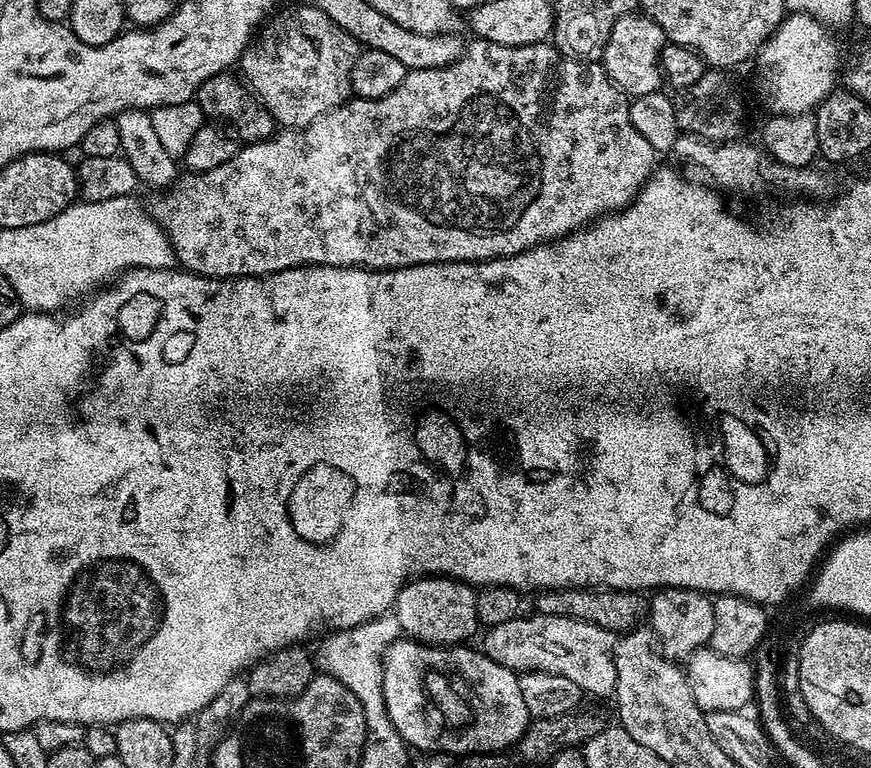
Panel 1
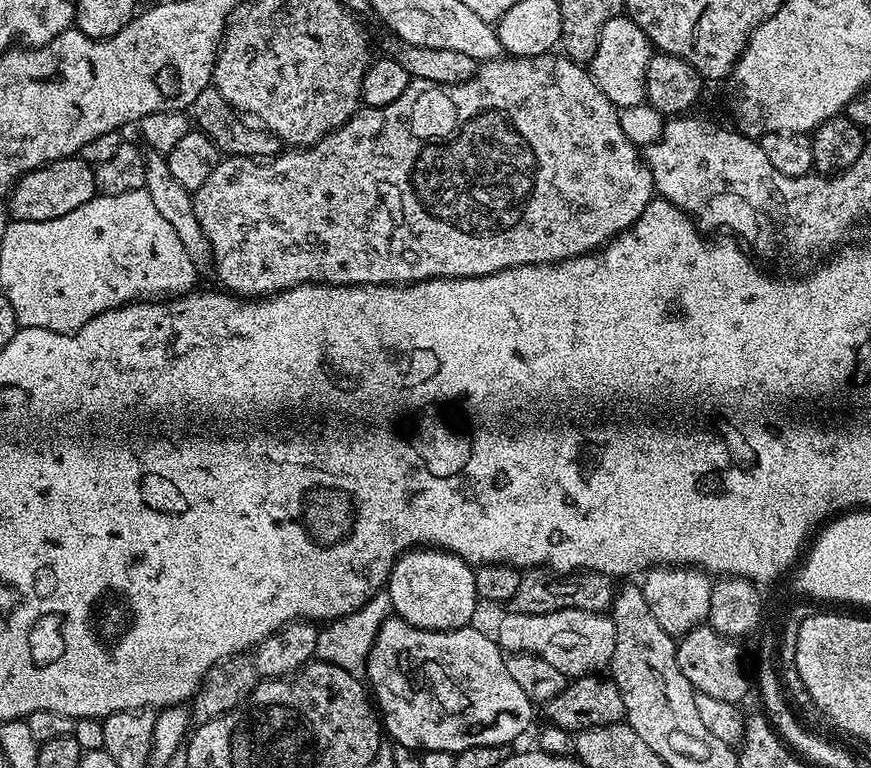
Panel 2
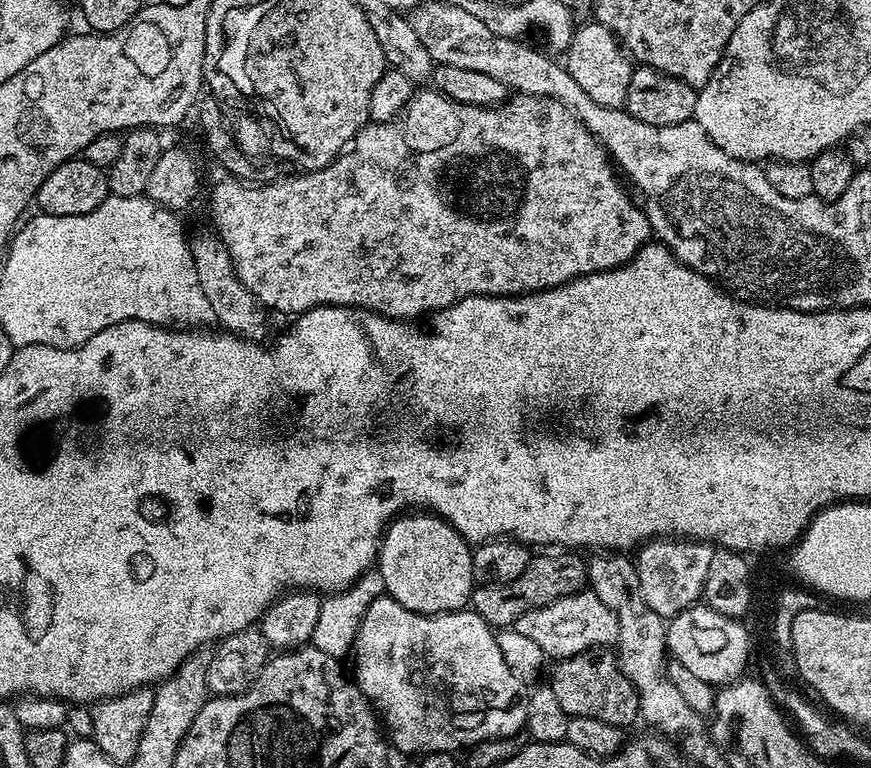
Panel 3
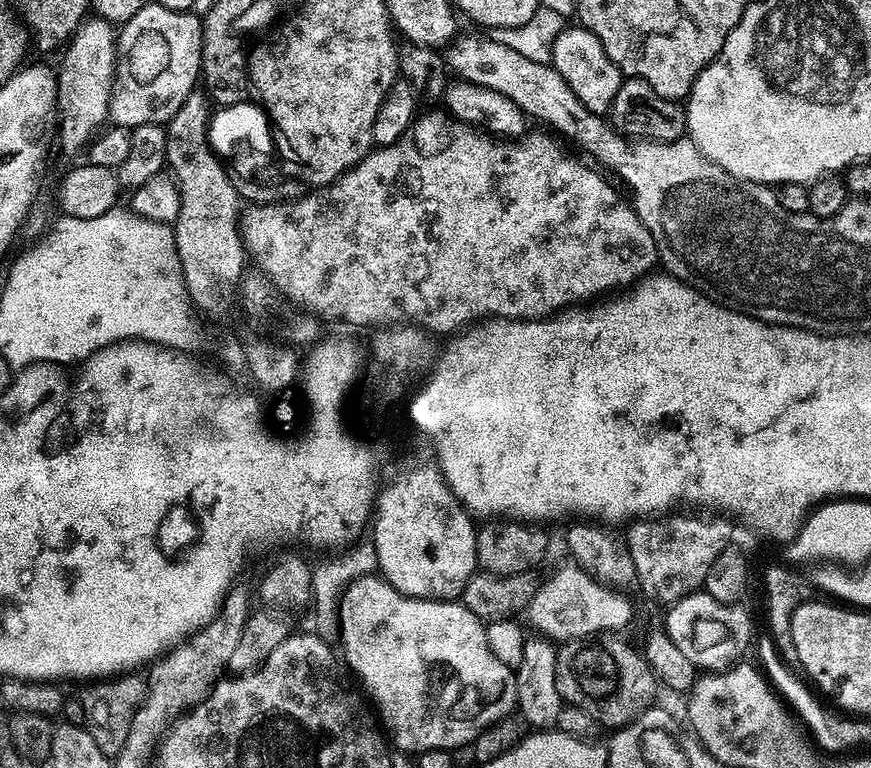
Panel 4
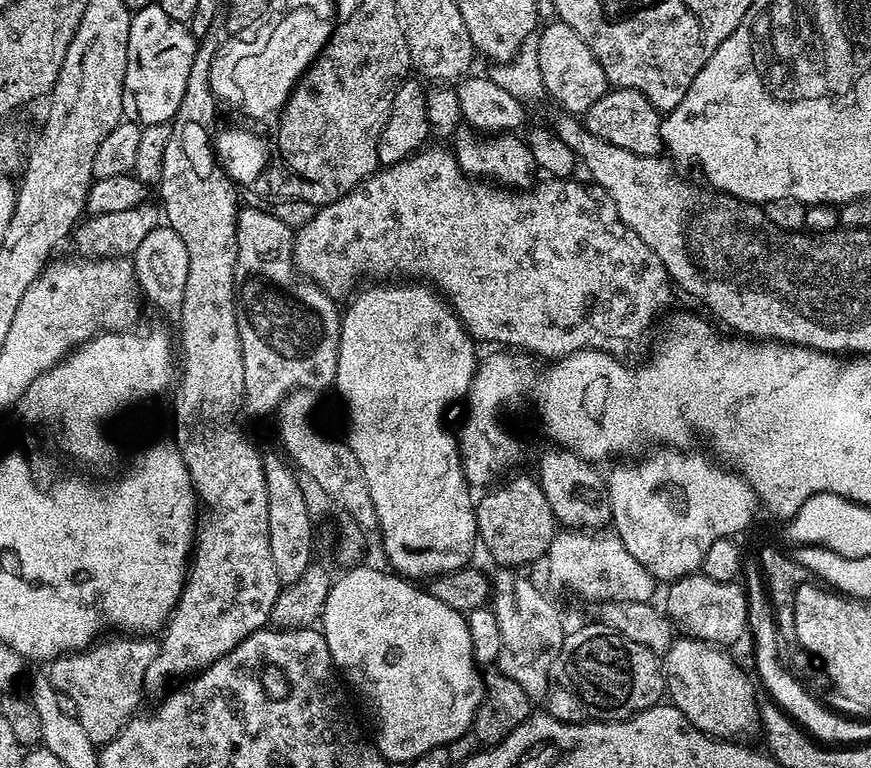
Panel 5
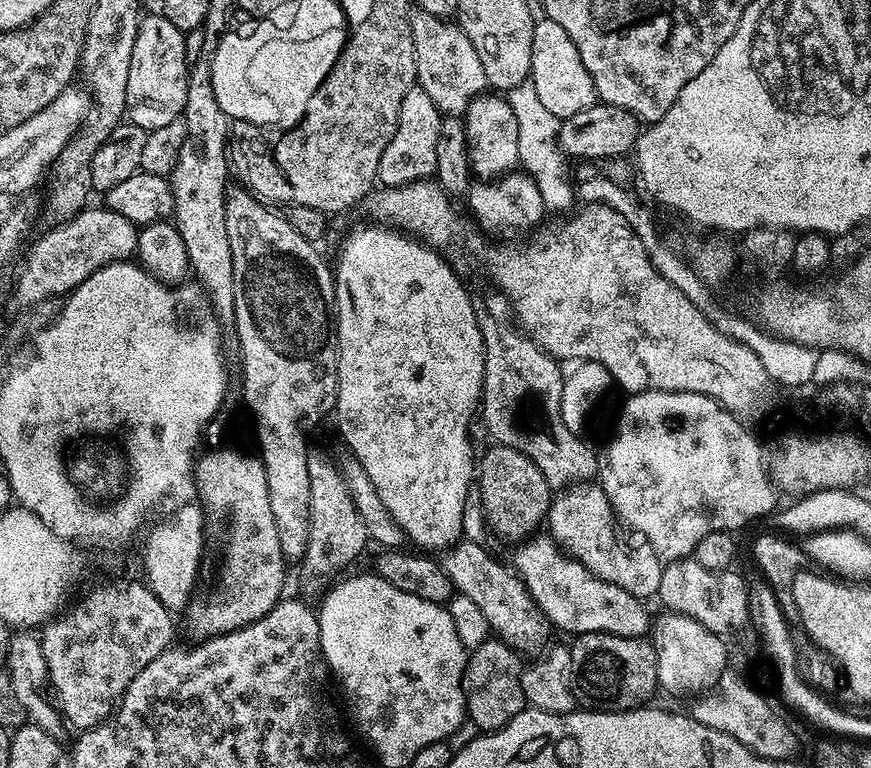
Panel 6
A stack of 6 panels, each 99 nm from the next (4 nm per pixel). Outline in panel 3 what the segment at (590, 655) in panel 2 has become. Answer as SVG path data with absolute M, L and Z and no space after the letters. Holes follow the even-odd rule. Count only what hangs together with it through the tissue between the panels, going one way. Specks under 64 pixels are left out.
M590 590L575 592L573 596L563 596L544 608L535 608L514 625L518 634L528 635L541 647L545 657L563 658L589 652L592 648L615 645L618 638L618 618Z

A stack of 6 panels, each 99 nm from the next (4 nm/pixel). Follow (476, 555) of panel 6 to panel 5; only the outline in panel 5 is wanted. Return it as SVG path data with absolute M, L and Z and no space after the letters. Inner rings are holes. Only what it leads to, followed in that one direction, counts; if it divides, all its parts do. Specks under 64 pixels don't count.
M496 570L500 572L491 573L492 594L490 597L490 609L497 620L498 632L500 634L500 652L494 661L497 672L503 672L506 678L518 682L522 690L533 702L540 702L547 697L550 691L550 673L553 671L558 654L564 645L566 627L560 612L527 580L512 570Z

